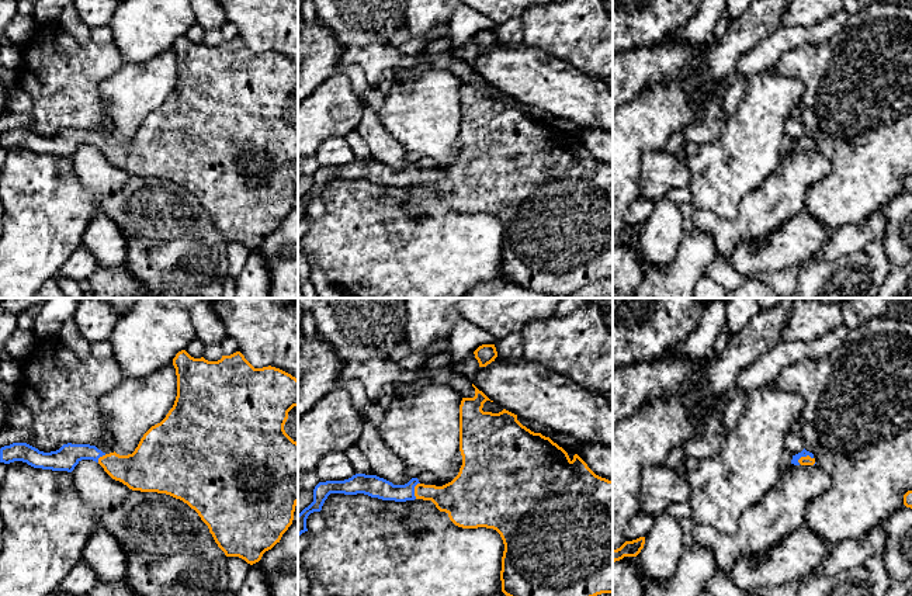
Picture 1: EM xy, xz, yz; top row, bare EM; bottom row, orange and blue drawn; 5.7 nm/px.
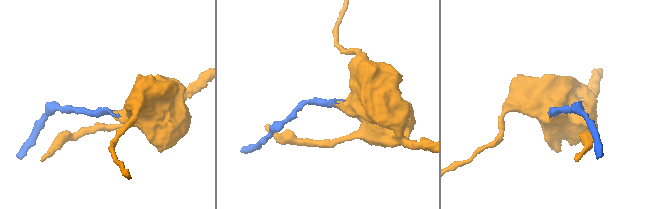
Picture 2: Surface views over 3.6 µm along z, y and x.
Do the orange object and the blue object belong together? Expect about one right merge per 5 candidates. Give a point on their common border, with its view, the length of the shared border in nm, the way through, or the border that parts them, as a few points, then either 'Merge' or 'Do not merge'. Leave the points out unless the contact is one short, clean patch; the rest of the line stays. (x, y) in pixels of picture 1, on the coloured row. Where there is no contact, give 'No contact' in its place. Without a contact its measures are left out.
Touches orange at yz (804, 457). Shared border 100 nm. Path across: yz (807, 460), (804, 457), (804, 453). Merge

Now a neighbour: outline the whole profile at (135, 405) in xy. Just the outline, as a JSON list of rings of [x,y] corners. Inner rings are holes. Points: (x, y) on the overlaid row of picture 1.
[[[173,364],[142,378],[124,378],[100,399],[100,410],[114,439],[114,451],[128,455],[143,434],[160,423],[177,396],[177,375]]]

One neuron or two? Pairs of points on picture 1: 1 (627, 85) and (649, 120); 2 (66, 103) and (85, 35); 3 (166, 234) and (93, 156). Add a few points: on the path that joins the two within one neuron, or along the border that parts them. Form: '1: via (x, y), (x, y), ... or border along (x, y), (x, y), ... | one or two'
1: border along (665, 82), (648, 85), (627, 103) | two
2: border along (56, 23), (79, 42), (90, 41) | two
3: via (148, 212), (129, 201), (106, 177) | one

